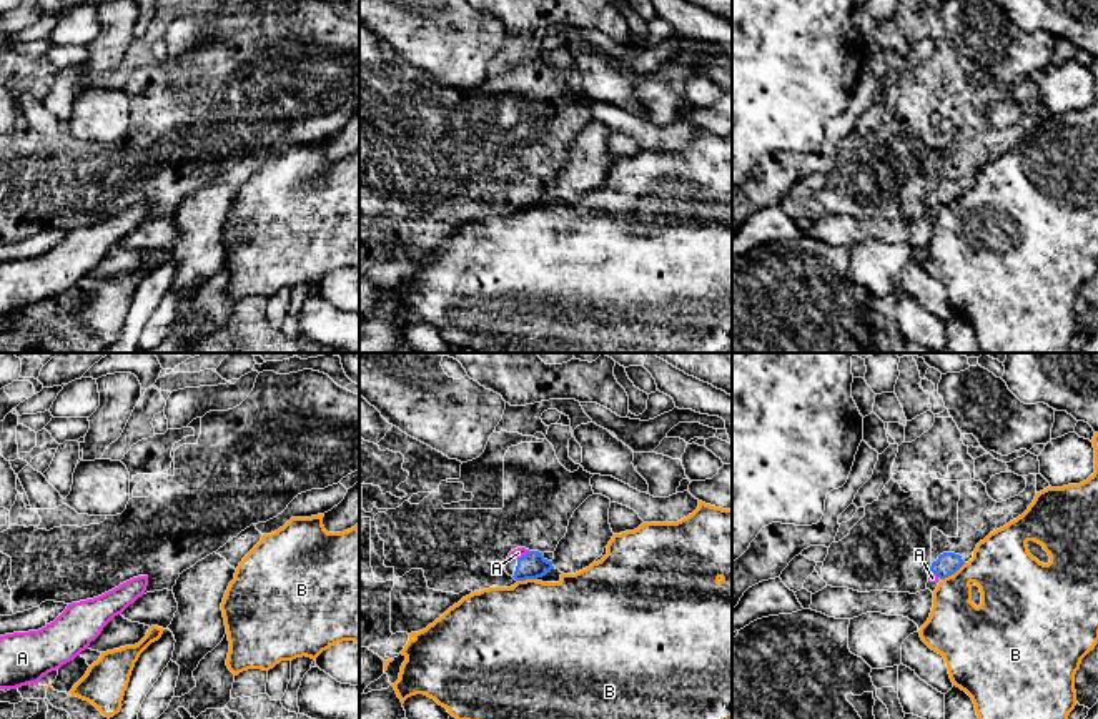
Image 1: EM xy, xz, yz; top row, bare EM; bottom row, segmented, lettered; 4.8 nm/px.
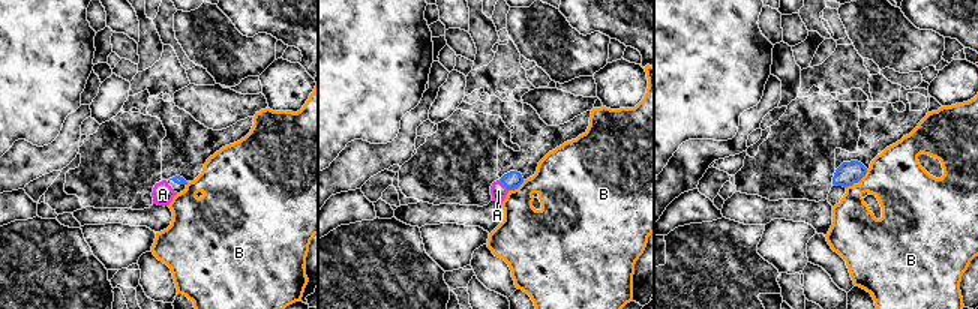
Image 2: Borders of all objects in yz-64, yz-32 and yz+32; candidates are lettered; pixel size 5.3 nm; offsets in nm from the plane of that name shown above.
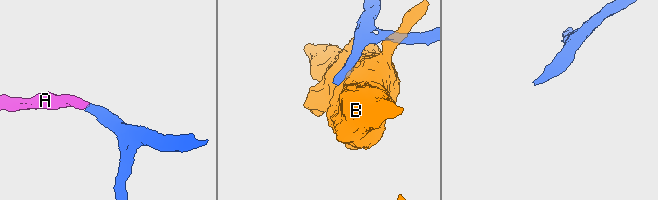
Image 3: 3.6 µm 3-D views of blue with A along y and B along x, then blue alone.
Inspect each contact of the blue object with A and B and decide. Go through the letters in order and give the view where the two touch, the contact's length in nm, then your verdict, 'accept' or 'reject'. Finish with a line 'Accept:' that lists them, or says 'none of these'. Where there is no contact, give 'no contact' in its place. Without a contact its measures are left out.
A: contact in xz; length 80 nm; accept
B: contact in yz; length 150 nm; reject
Accept: A

